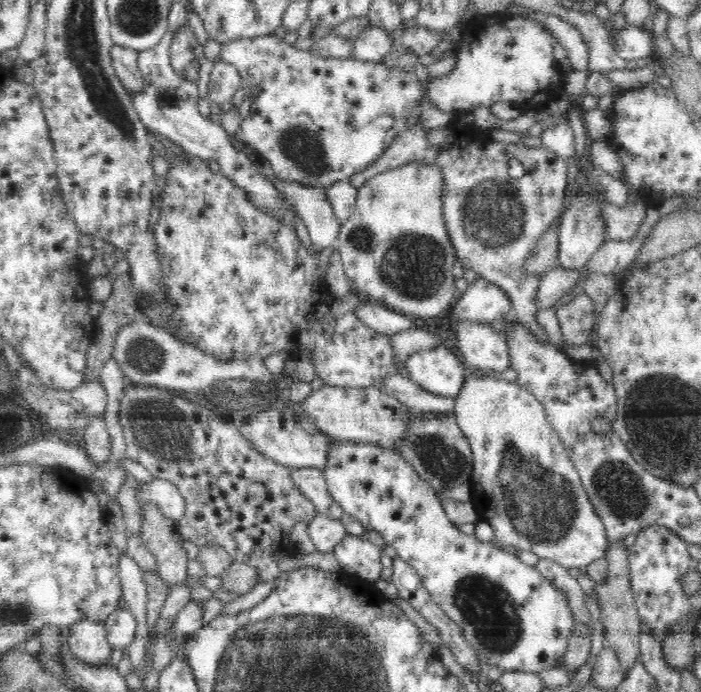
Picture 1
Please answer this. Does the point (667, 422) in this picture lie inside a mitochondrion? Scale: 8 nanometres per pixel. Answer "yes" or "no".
yes

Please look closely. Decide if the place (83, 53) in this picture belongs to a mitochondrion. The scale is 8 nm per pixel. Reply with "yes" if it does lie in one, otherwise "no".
yes

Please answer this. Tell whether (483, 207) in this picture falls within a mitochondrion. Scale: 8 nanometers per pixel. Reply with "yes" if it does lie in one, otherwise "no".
yes

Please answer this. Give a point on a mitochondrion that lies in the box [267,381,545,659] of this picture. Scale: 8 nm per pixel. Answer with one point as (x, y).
(494, 619)

